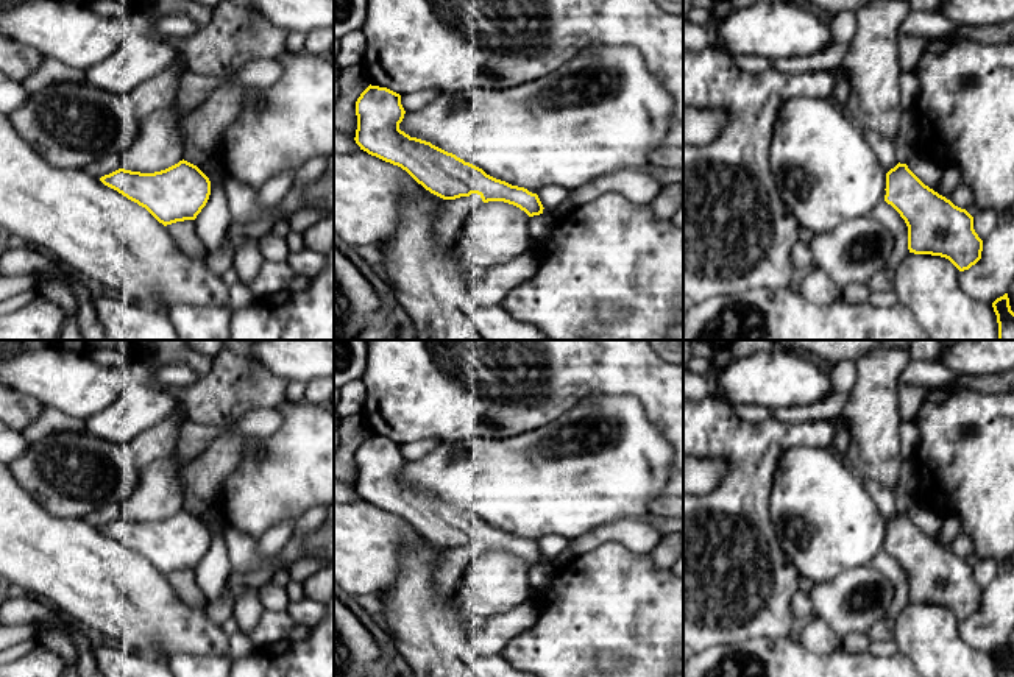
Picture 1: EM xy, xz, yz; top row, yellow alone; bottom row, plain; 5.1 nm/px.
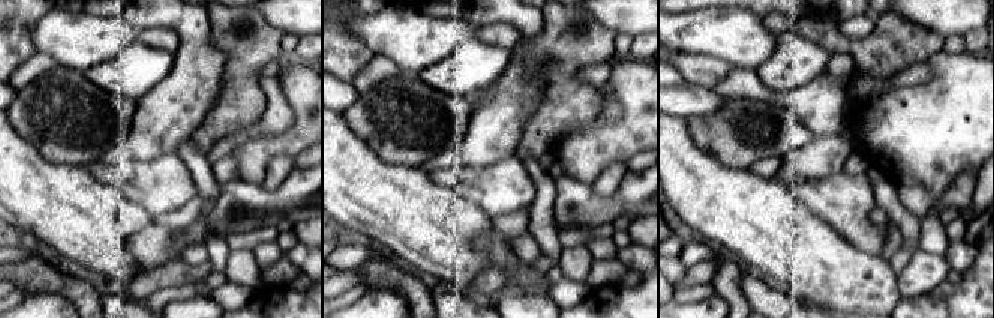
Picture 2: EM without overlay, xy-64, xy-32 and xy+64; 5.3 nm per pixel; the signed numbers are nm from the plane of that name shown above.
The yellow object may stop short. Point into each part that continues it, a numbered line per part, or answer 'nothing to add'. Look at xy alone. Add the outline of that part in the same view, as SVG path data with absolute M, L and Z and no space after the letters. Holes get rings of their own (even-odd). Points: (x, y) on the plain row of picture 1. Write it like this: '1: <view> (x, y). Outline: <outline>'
nothing to add

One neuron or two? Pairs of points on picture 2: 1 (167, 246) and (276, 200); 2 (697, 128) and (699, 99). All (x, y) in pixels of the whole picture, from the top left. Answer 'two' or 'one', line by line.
1: one
2: two

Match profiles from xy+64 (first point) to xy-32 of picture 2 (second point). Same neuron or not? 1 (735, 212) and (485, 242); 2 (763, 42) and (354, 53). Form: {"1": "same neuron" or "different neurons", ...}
{"1": "different neurons", "2": "different neurons"}

